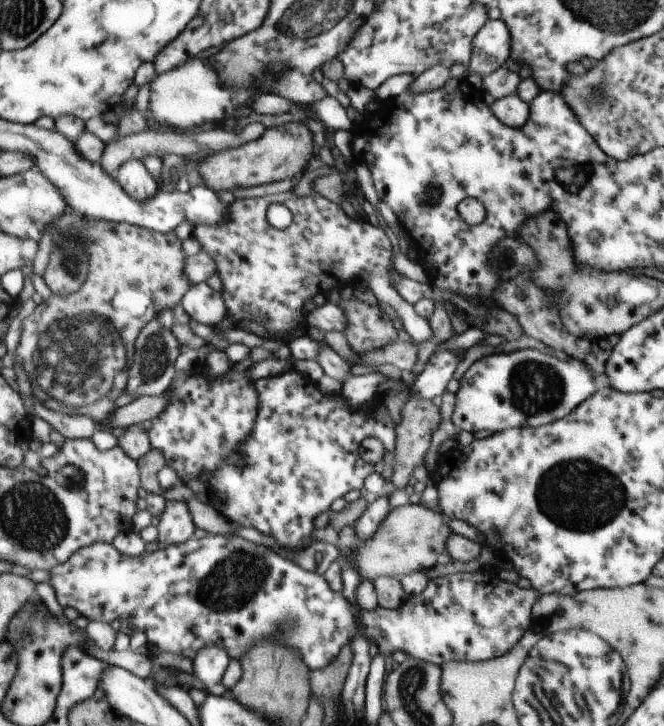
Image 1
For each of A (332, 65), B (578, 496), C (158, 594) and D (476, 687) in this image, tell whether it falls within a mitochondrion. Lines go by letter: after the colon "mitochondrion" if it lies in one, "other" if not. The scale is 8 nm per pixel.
A: other
B: mitochondrion
C: other
D: other

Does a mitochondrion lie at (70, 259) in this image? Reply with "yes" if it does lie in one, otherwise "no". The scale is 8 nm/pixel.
yes

